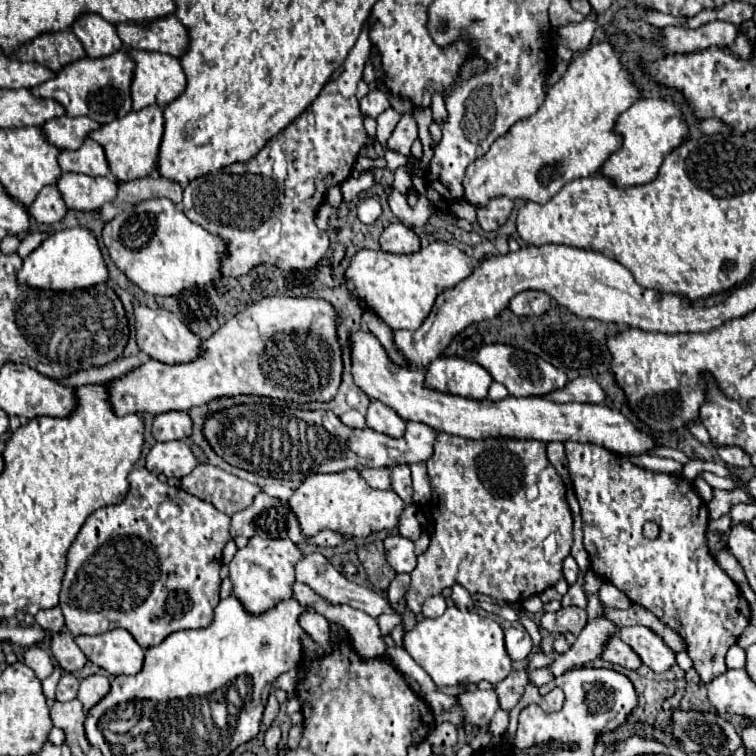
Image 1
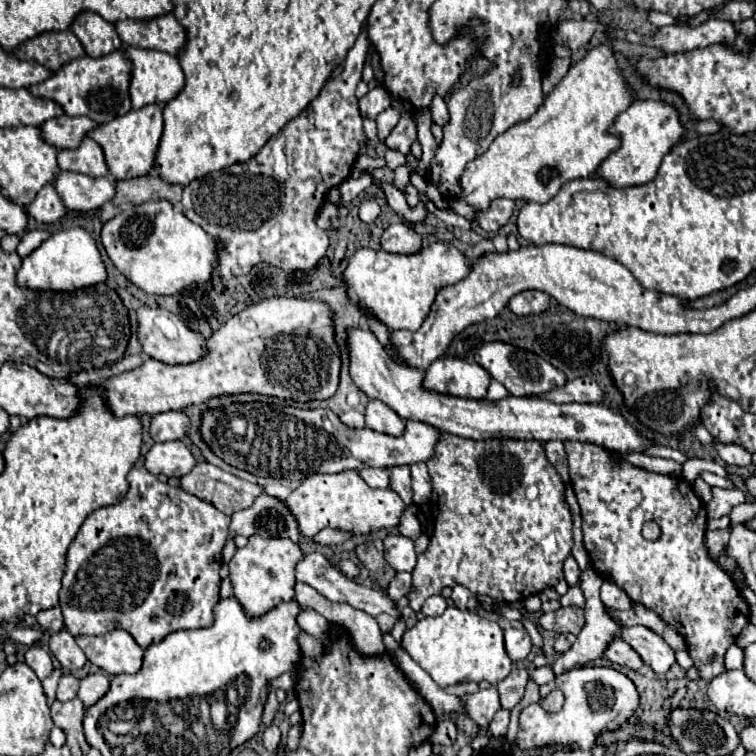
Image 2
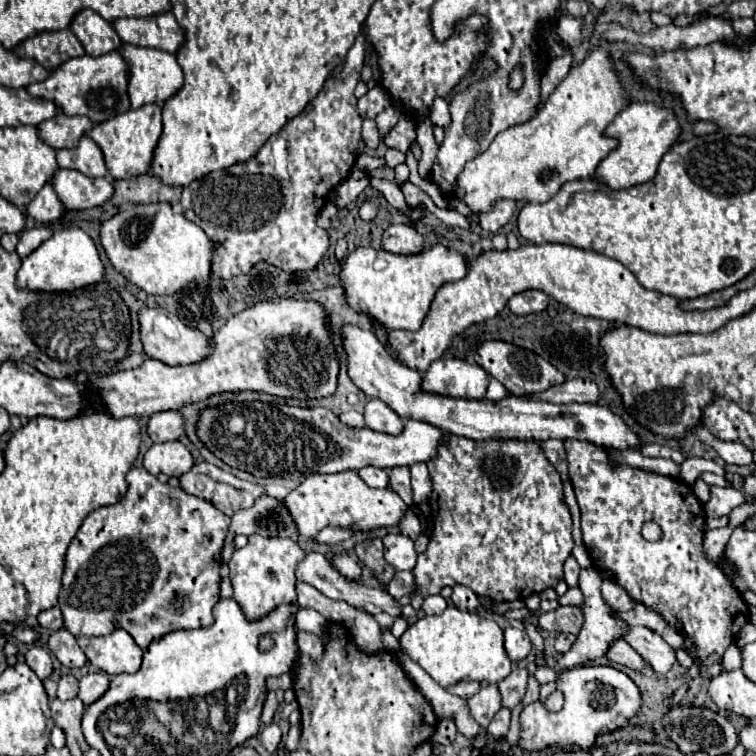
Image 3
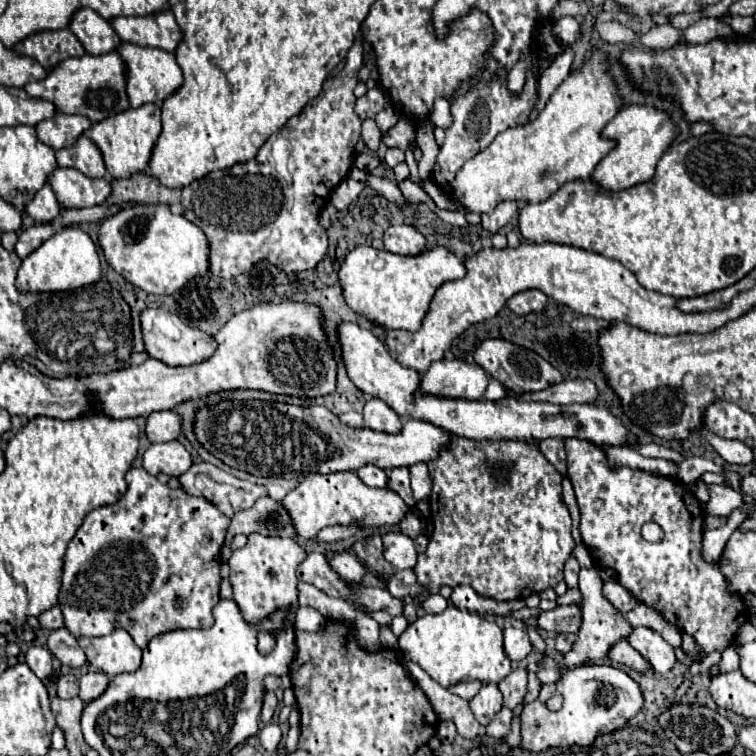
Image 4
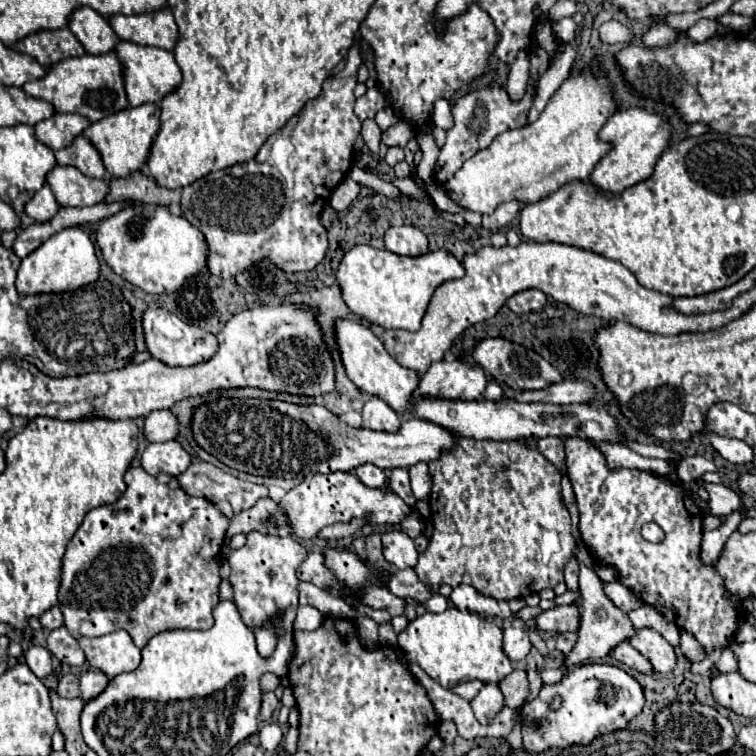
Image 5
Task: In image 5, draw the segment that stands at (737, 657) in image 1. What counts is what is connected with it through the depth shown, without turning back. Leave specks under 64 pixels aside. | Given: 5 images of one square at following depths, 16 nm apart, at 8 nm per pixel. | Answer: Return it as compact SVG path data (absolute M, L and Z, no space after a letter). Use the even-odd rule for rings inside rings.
M724 648L722 654L720 654L720 660L716 662L716 668L720 672L734 672L738 668L738 658L734 654L732 648Z

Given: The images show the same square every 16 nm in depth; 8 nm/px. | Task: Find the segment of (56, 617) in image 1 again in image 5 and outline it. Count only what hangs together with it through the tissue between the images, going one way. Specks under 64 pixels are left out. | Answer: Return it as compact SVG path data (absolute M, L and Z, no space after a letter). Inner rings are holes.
M54 606L54 608L46 610L46 612L40 616L40 624L42 624L42 628L48 628L48 630L56 630L56 628L60 628L60 626L64 624L60 608Z

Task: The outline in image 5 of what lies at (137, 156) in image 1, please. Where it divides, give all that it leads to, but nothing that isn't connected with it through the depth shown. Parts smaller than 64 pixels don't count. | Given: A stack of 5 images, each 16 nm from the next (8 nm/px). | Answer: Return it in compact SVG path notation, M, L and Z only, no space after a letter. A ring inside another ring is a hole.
M142 104L138 108L126 108L124 112L116 112L116 116L106 116L104 120L94 122L90 128L86 128L82 132L82 136L86 136L90 142L94 142L94 146L98 148L98 152L100 152L100 156L104 160L104 166L106 166L110 176L128 178L130 174L140 172L146 166L150 150L152 150L152 144L154 144L158 132L160 132L160 108L156 104Z

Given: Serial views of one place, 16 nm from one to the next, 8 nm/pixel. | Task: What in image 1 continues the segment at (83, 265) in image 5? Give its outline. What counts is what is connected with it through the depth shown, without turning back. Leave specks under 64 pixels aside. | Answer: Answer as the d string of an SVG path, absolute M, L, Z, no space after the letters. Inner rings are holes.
M84 226L58 230L52 236L48 236L30 256L24 258L24 266L18 272L20 284L32 286L32 288L46 288L46 290L92 288L96 284L106 282L108 276L110 276L108 266L104 262L98 240Z

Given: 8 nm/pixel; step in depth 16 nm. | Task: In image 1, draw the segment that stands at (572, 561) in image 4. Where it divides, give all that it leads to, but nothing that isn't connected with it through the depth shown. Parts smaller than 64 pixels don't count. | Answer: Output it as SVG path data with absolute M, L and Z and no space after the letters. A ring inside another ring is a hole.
M568 556L564 560L564 578L568 580L568 584L574 584L576 576L578 576L578 564L576 564L576 560L572 556Z

